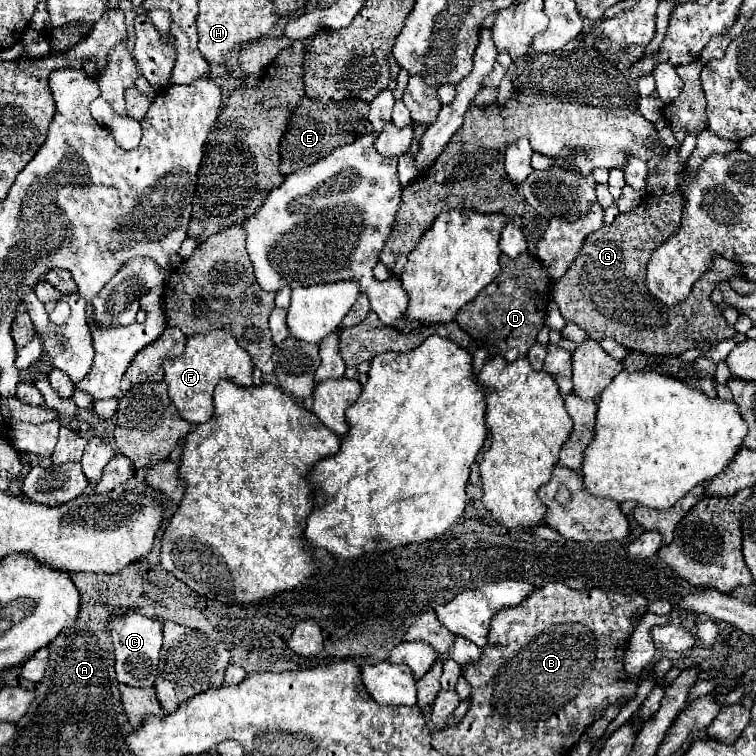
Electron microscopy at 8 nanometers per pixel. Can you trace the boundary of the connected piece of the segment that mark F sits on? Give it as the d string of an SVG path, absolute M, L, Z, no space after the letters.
M212 330L210 334L196 334L188 338L186 352L178 358L168 358L164 362L164 382L168 384L170 398L178 408L178 414L198 426L208 422L214 412L212 392L220 380L232 380L236 386L248 388L252 386L252 360L246 350L242 350L228 330Z

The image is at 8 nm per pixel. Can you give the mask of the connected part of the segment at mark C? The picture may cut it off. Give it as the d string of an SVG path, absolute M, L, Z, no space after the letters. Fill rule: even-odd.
M126 612L114 618L112 622L112 644L116 656L116 680L126 686L152 688L156 686L158 660L162 648L162 622L146 618L138 612Z

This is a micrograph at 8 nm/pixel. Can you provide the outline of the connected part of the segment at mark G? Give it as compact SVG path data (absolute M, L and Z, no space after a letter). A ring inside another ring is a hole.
M680 192L660 198L644 196L638 208L628 214L618 214L612 224L592 232L584 240L578 258L552 288L552 300L558 304L560 314L586 330L596 342L610 336L622 346L644 354L680 356L696 348L698 340L718 344L726 338L734 338L736 330L724 320L720 308L710 302L710 294L718 282L730 282L734 276L740 276L740 264L718 256L712 270L694 284L688 300L672 308L660 304L646 288L646 264L652 252L680 228L682 206L684 198Z

